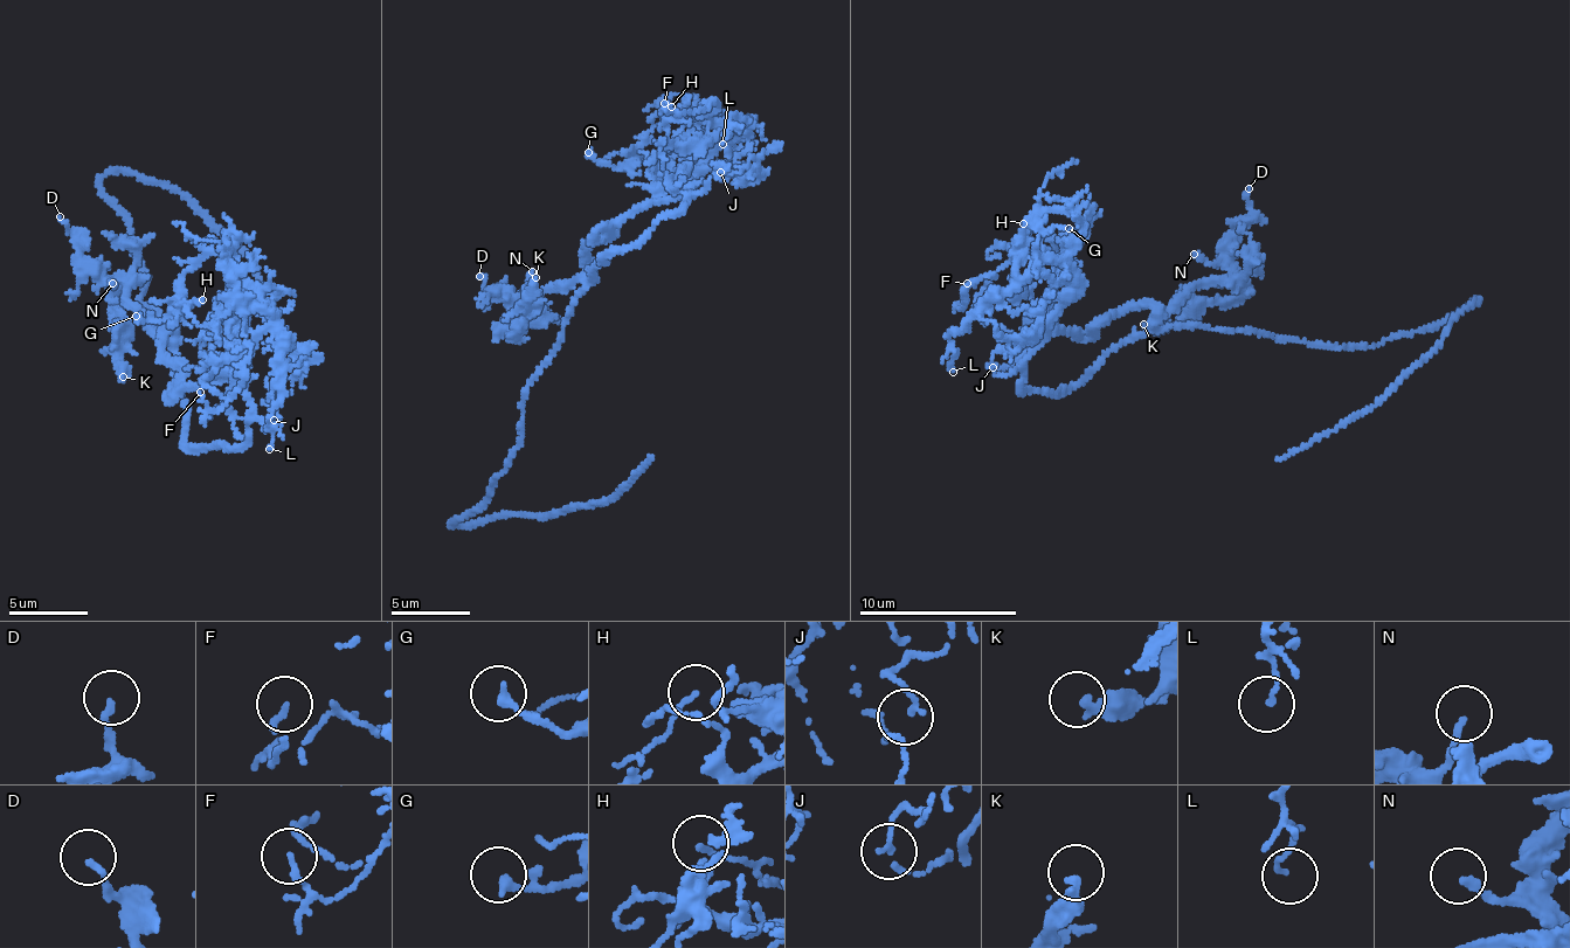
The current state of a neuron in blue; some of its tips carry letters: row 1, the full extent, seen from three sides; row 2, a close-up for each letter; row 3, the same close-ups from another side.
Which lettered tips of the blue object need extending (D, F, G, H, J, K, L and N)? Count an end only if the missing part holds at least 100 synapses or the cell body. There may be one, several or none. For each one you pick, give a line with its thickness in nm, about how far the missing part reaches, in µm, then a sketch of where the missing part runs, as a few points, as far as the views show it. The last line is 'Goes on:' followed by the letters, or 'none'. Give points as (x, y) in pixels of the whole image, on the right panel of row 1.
Goes on: none

